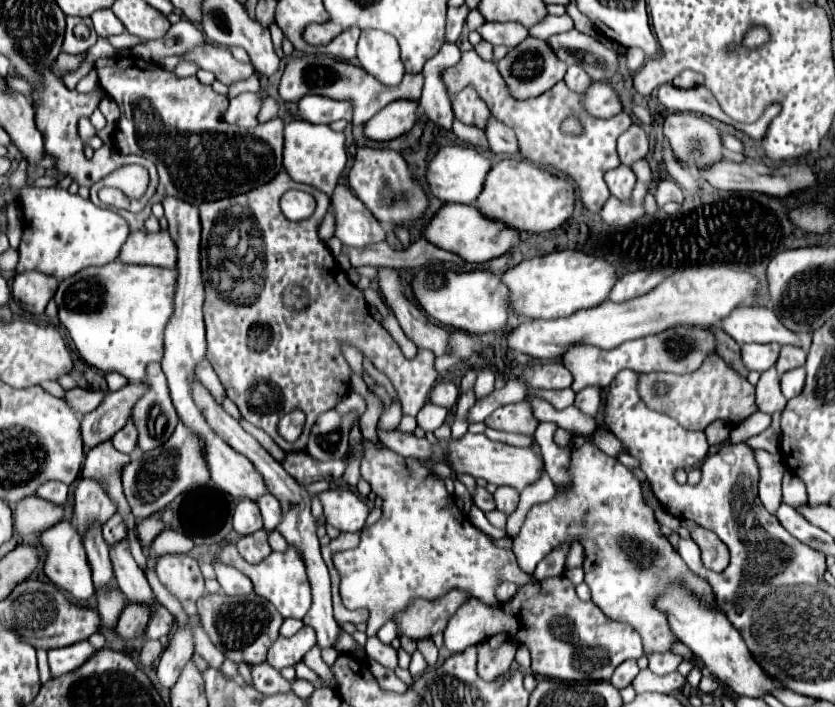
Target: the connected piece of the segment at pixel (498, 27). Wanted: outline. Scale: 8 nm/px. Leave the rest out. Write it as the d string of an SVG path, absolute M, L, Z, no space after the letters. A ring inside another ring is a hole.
M485 22L483 26L477 28L483 40L487 40L493 46L507 46L515 48L519 42L523 42L529 36L529 30L523 24L515 22Z

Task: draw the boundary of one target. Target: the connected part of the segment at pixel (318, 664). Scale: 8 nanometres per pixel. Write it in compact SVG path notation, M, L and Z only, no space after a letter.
M317 644L303 656L303 662L305 662L313 672L317 672L329 686L333 686L333 674L331 674L331 668L321 660L321 652L319 652L319 646L317 646Z

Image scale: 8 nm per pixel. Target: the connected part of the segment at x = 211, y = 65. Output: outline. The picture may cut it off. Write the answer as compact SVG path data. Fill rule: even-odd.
M207 44L205 48L195 48L193 52L187 52L183 56L183 60L197 62L203 70L213 72L215 78L225 86L231 86L233 82L239 82L239 80L247 80L255 72L251 64L237 62L233 58L233 54L229 52L229 48L217 46L217 44Z

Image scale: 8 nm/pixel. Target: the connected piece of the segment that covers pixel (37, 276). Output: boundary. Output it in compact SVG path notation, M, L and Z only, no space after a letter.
M23 272L13 280L13 300L21 302L29 314L43 314L47 302L53 298L59 282L41 272Z

